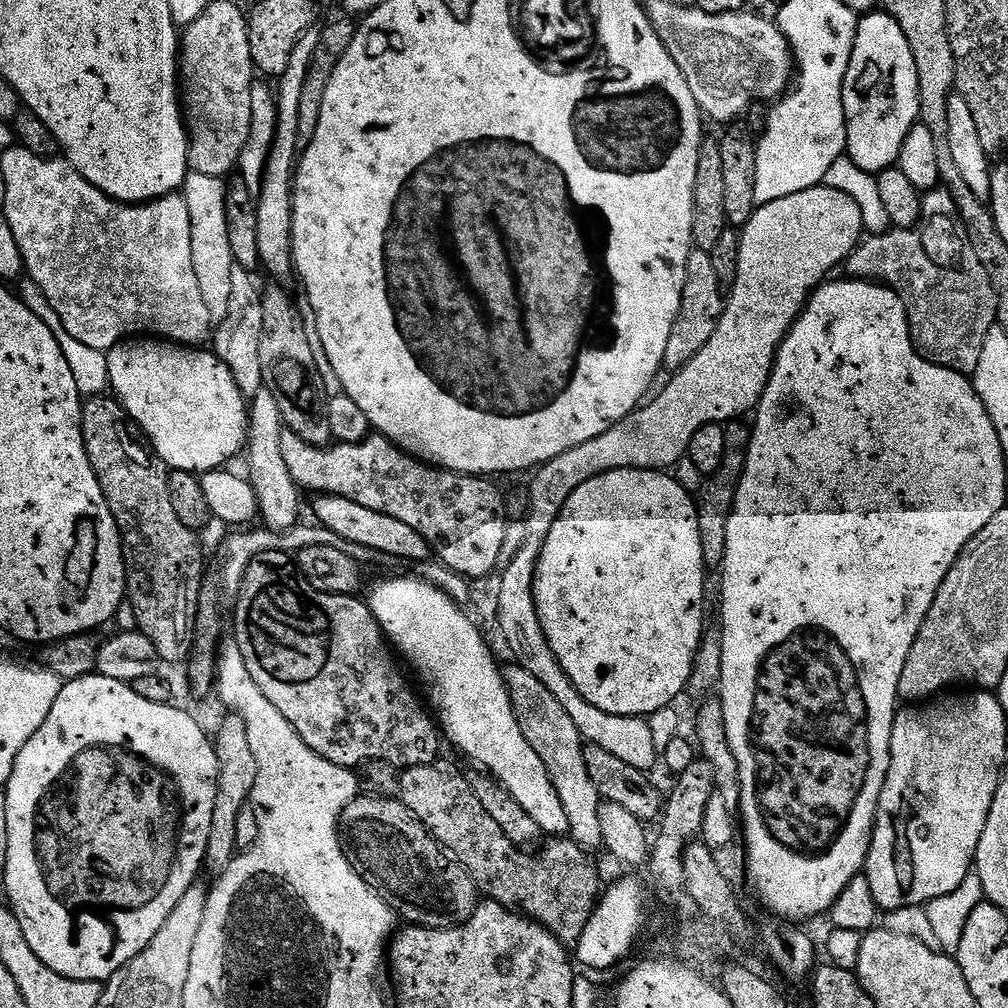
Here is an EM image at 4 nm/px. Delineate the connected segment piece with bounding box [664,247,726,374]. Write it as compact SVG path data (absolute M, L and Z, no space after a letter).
M693 247L690 258L686 262L686 282L682 290L682 302L676 315L674 326L670 330L670 342L666 342L666 354L664 355L664 368L669 373L679 372L706 342L710 342L710 334L720 321L720 315L724 312L726 303L725 293L722 291L720 279L714 274L714 262L712 253L704 252L698 247Z

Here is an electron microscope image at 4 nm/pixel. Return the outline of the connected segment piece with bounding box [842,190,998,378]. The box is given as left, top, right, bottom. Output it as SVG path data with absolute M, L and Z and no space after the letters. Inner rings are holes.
M948 191L923 193L919 224L913 228L892 228L861 239L842 268L848 271L845 273L849 277L879 282L898 293L908 315L914 346L925 360L969 378L975 376L978 362L982 359L982 346L986 346L986 334L997 327L998 298L994 294L994 286L990 286L990 278L986 278L986 270L982 270L982 262L978 262L978 254L974 254L974 246L970 246L966 226Z

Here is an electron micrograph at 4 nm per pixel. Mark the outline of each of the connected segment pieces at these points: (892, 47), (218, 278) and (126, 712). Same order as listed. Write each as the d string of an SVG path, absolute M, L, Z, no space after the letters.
M873 10L859 17L854 38L854 50L850 54L850 66L844 79L844 117L846 118L846 155L862 170L873 174L885 172L899 161L902 142L906 134L920 119L918 98L918 70L914 66L914 54L902 34L902 26L883 10Z
M189 171L182 189L184 201L190 210L190 250L194 254L194 274L198 274L198 286L202 289L206 310L216 322L226 318L226 310L230 307L230 270L235 267L226 218L229 193L224 192L224 184L225 181L219 176Z
M99 674L78 676L75 680L67 681L61 687L58 702L54 702L54 710L50 710L46 722L42 722L38 734L34 734L34 738L30 738L27 740L26 746L22 746L22 754L18 754L18 758L14 762L14 770L6 785L6 830L10 830L10 850L6 850L6 870L2 873L4 892L8 895L9 901L7 900L7 903L22 926L22 934L26 934L26 942L30 942L30 950L34 950L34 954L38 954L38 958L42 958L42 962L46 966L50 966L50 970L54 970L71 980L107 982L117 970L126 966L126 962L130 962L135 956L142 954L142 950L146 950L146 946L150 946L154 934L158 934L158 930L162 930L162 922L166 922L166 918L170 918L174 906L178 906L178 898L182 898L182 894L186 894L186 890L190 890L190 886L197 883L199 876L196 875L199 874L200 868L202 872L205 867L206 842L210 838L210 826L214 822L214 802L218 798L218 790L220 789L218 786L218 758L215 747L210 746L209 733L208 736L204 733L203 726L190 713L183 712L182 709L176 707L175 703L159 704L143 697L133 690L131 683L122 680L106 678Z

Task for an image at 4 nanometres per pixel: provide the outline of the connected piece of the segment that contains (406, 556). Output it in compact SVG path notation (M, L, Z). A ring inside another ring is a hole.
M317 495L312 504L312 512L317 516L319 527L334 530L338 538L351 544L362 546L369 553L381 552L384 556L393 556L396 560L424 560L430 556L428 543L406 522L398 522L398 518L390 518L390 514L378 514L378 510L370 510L366 506L358 506L358 502L350 502L350 498L341 496Z

